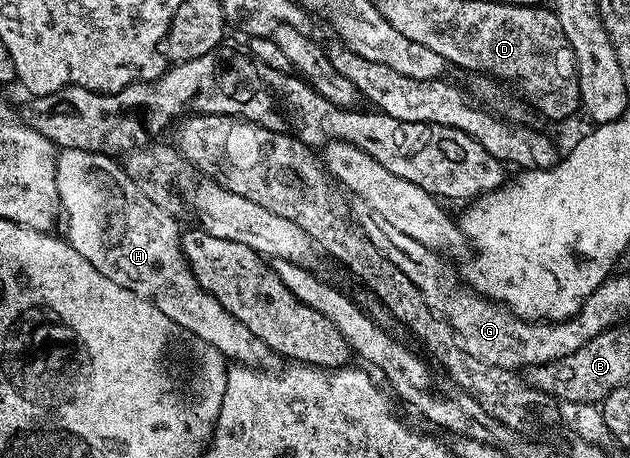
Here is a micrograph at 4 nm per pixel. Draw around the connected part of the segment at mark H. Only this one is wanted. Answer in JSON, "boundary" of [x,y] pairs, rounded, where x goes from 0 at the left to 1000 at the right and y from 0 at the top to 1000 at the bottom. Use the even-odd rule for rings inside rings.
{"boundary":[[[98,323],[92,332],[87,352],[87,393],[90,395],[90,421],[94,424],[94,450],[98,461],[98,485],[106,485],[103,520],[154,596],[167,596],[173,614],[186,614],[198,631],[230,648],[262,692],[268,692],[279,716],[298,723],[317,740],[317,751],[344,762],[354,773],[354,782],[373,797],[387,801],[408,801],[424,806],[432,799],[433,769],[370,683],[363,683],[338,646],[306,605],[295,566],[290,561],[287,537],[287,496],[278,489],[279,472],[273,463],[256,456],[256,448],[243,448],[217,404],[197,378],[194,362],[178,341],[159,338],[156,330],[137,330],[135,325]]]}

